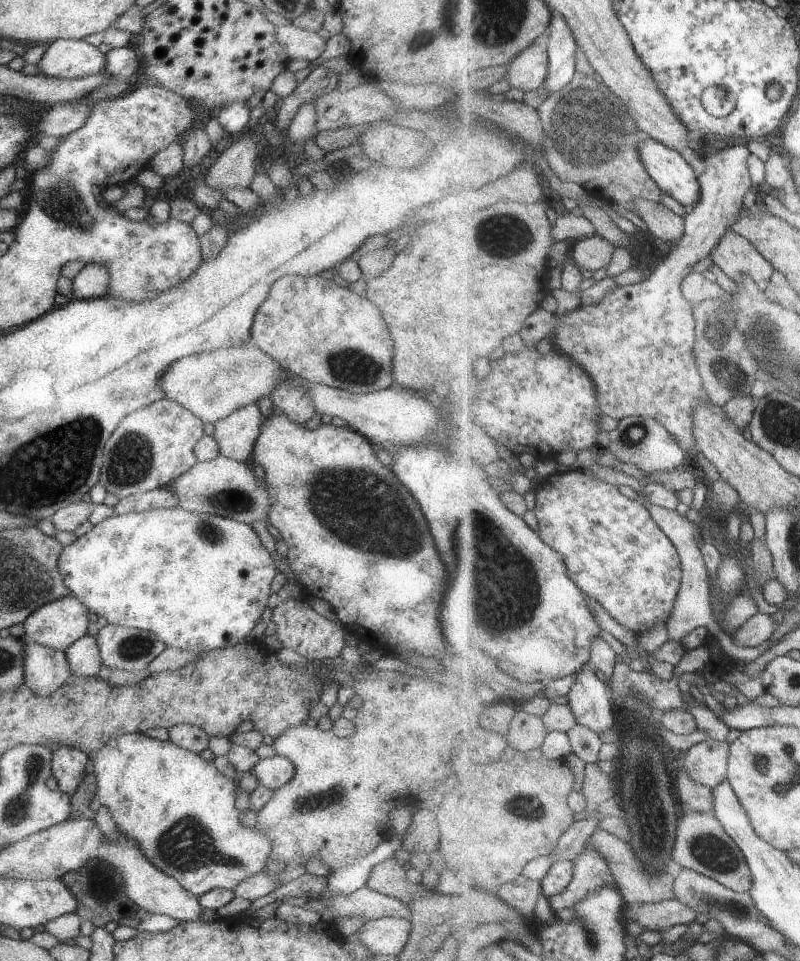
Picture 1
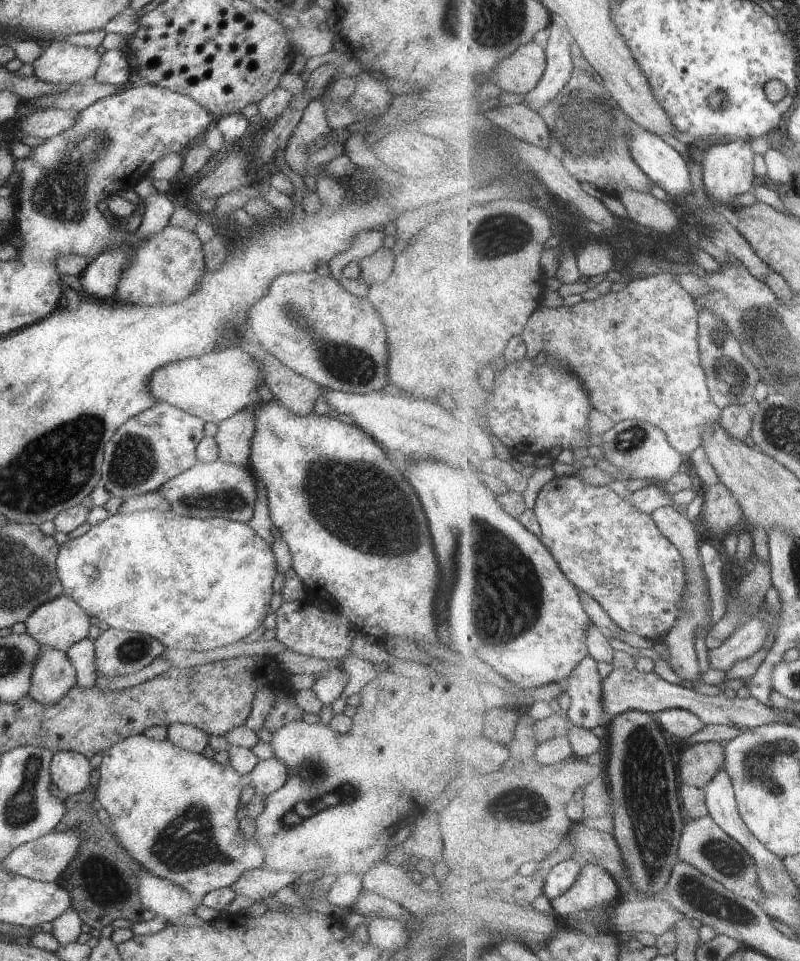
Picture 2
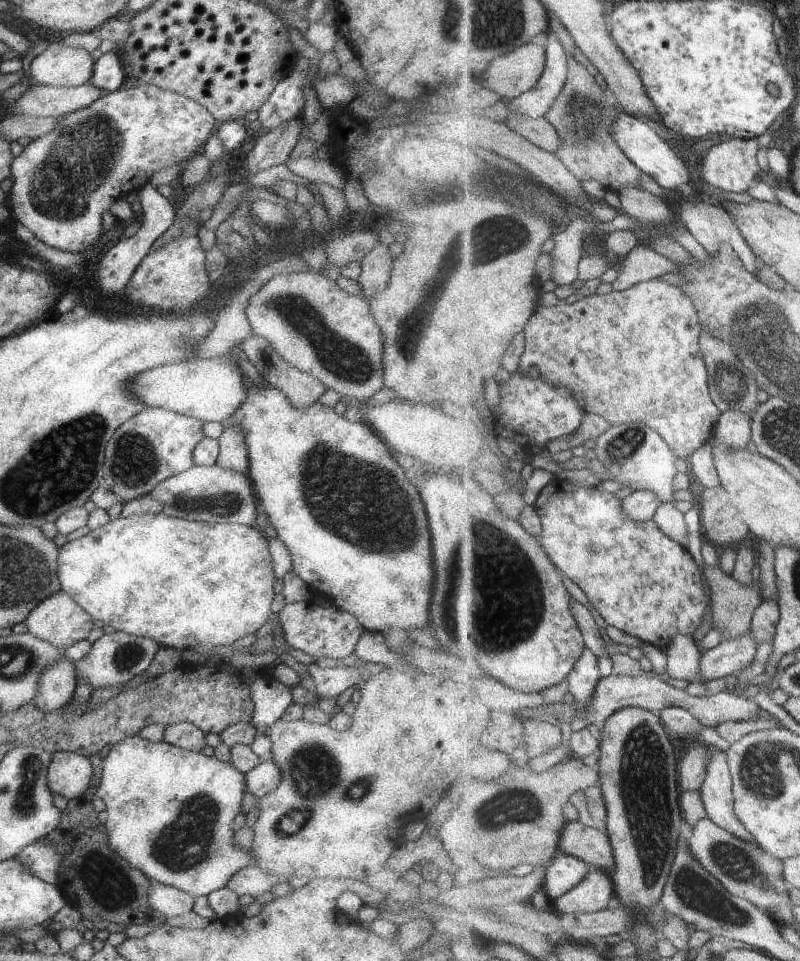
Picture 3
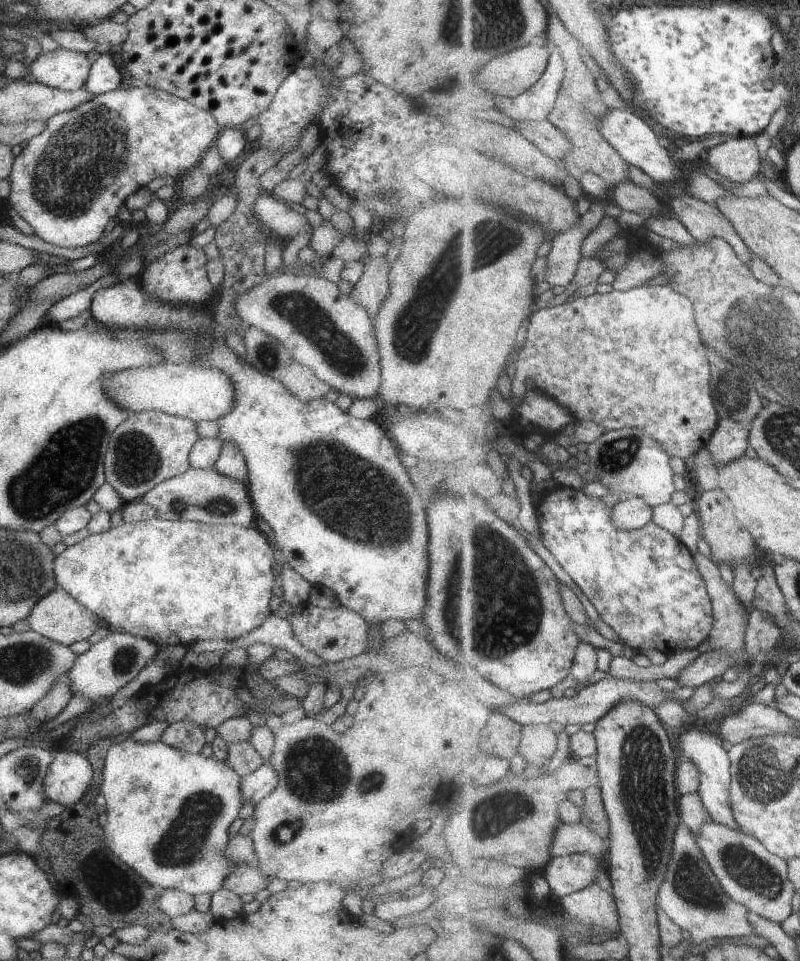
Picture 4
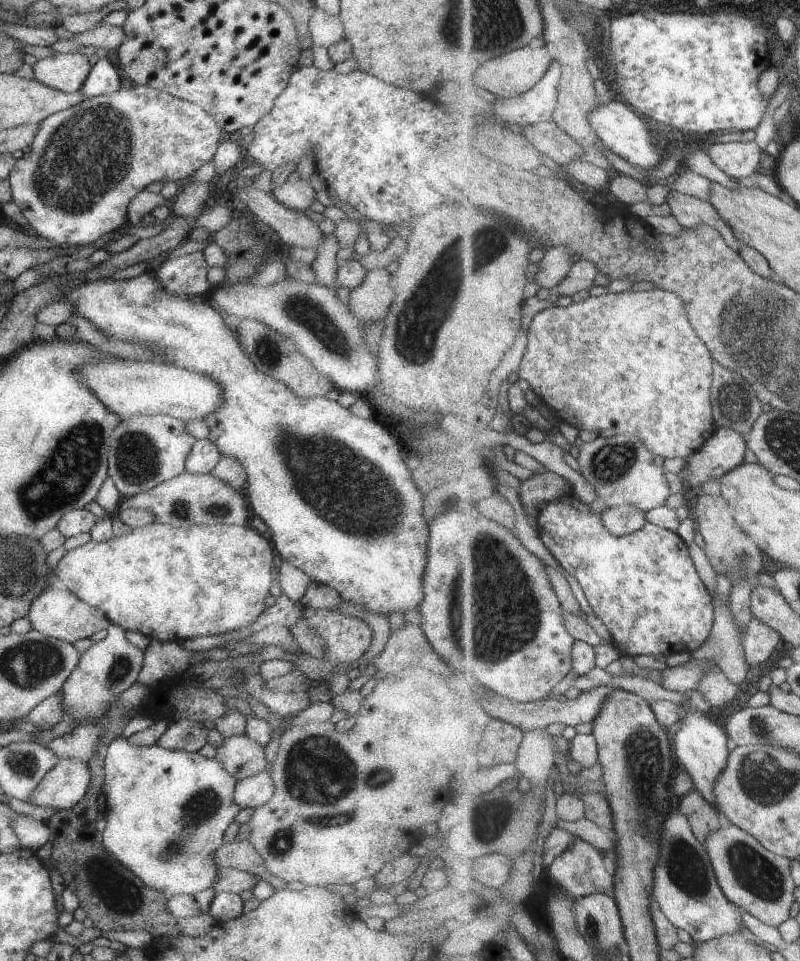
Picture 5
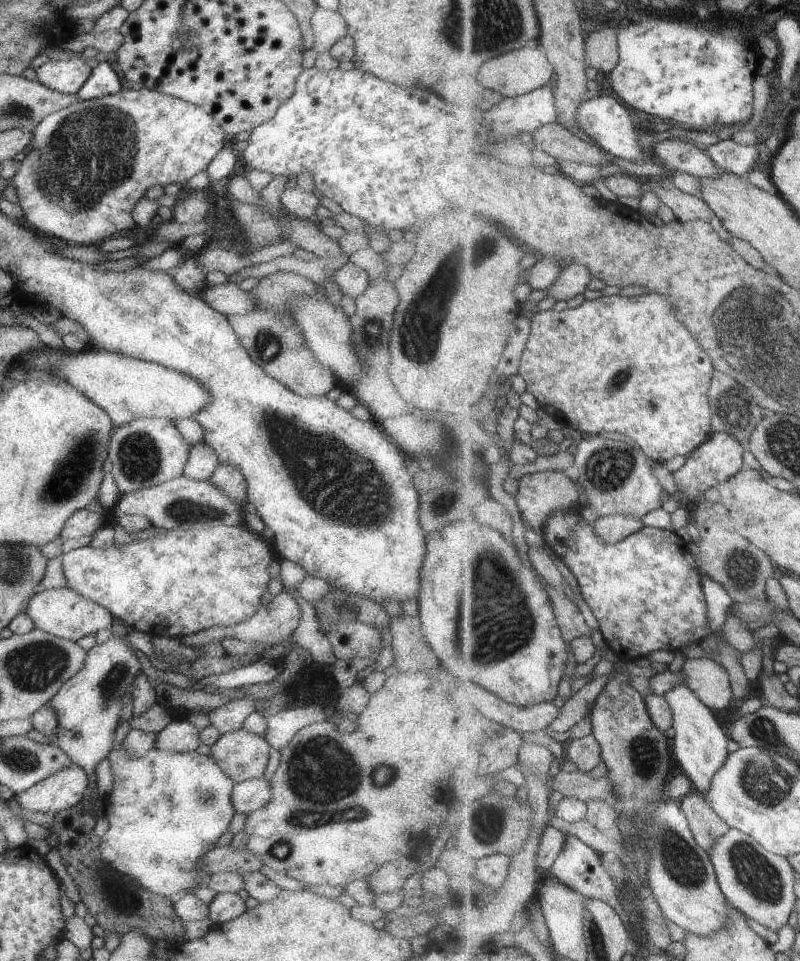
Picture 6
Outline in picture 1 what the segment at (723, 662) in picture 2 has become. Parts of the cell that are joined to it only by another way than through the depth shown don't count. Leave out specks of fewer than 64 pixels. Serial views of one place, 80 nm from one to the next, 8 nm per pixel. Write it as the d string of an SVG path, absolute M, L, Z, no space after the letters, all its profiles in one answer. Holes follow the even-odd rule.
M757 613L750 618L733 636L733 642L741 648L747 646L761 646L763 642L776 638L775 620L773 616Z

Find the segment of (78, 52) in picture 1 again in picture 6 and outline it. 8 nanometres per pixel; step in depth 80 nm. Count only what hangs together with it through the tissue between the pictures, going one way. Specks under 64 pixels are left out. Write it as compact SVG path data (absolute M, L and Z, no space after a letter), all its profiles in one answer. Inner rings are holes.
M83 58L49 59L34 71L43 86L66 95L74 95L90 75L90 68Z

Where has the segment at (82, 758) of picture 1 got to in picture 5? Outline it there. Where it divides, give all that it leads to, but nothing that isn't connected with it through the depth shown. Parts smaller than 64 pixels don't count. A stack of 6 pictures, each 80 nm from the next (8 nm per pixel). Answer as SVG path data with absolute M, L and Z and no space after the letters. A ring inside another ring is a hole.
M59 759L35 785L26 798L30 804L49 808L71 808L90 784L90 772L84 762L75 759Z

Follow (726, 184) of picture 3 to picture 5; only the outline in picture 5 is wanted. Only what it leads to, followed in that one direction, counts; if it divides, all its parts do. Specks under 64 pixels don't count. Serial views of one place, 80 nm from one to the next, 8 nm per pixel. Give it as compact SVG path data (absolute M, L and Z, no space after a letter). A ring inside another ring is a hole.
M755 141L737 143L715 143L708 149L715 164L731 178L748 181L759 171L761 150Z

